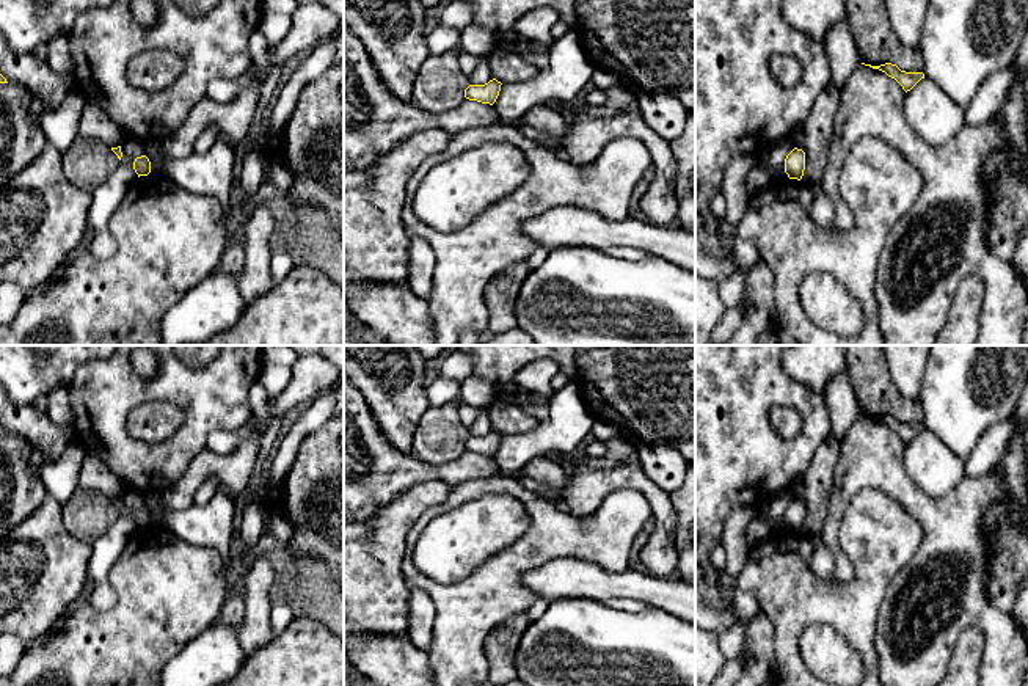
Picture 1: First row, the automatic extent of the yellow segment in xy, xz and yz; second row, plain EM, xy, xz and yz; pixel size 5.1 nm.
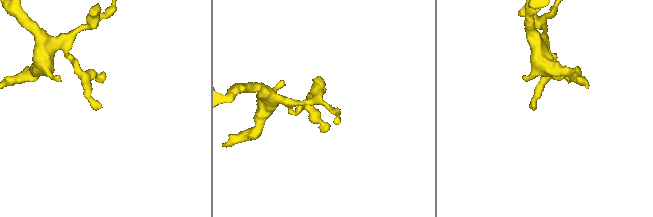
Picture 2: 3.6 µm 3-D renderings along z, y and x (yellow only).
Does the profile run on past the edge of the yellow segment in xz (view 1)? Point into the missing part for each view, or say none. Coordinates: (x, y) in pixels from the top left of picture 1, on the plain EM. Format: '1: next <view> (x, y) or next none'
1: next none

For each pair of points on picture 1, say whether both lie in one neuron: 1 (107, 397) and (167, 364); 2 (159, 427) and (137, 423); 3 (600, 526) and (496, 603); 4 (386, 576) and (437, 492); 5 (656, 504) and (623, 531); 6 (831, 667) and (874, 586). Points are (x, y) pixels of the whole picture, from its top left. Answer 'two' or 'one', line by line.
1: one
2: one
3: one
4: one
5: two
6: two

